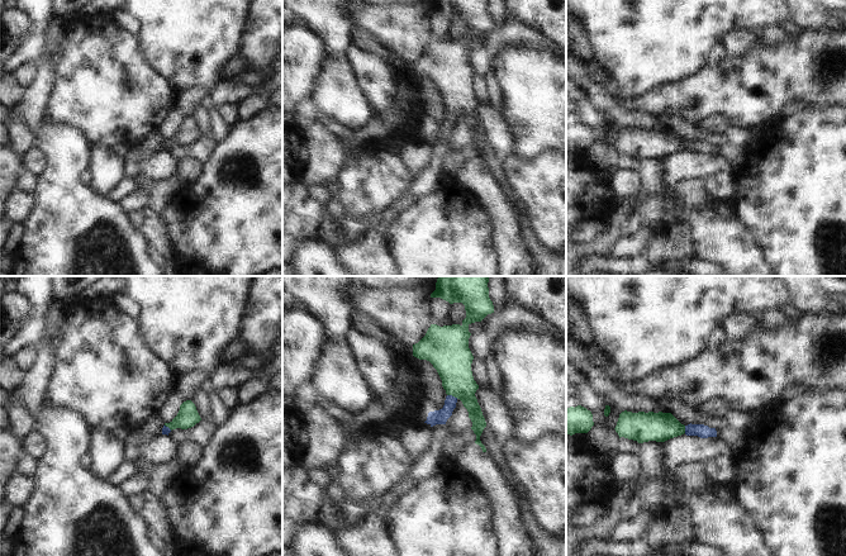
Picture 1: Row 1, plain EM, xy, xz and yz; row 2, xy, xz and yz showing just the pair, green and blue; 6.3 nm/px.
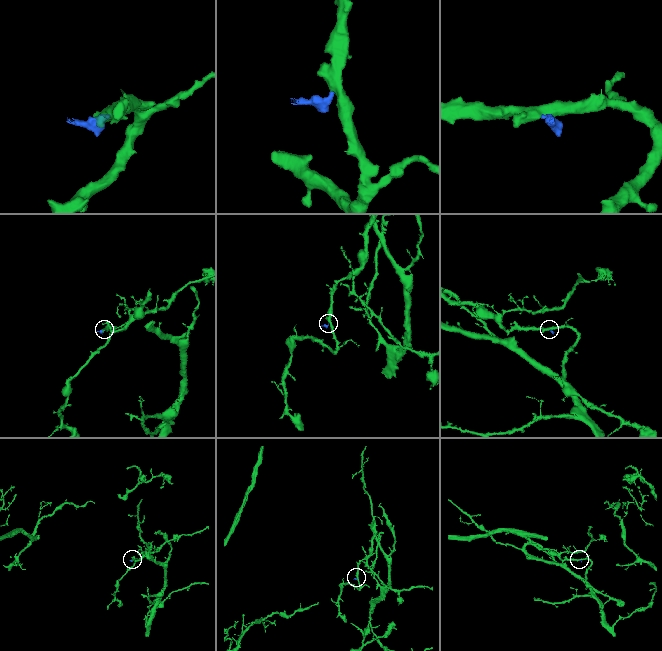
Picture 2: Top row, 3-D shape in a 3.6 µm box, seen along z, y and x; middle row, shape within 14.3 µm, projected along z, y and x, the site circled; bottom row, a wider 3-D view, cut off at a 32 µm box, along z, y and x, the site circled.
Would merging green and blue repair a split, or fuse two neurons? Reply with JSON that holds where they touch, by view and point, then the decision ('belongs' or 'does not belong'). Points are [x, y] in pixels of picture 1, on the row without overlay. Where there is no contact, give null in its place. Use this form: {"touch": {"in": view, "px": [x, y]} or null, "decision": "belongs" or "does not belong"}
{"touch": {"in": "xz", "px": [452, 112]}, "decision": "belongs"}

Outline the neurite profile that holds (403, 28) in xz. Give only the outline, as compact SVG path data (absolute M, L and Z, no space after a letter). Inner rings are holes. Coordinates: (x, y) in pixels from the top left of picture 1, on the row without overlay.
M427 0L414 4L361 5L353 1L351 16L357 29L376 35L394 54L404 61L418 60L431 43Z

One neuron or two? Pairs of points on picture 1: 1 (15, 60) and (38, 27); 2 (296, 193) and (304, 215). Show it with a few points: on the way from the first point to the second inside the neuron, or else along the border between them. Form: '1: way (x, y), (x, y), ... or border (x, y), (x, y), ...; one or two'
1: way (23, 52), (33, 42), (36, 34); one
2: way (296, 198), (296, 208), (299, 210); one

